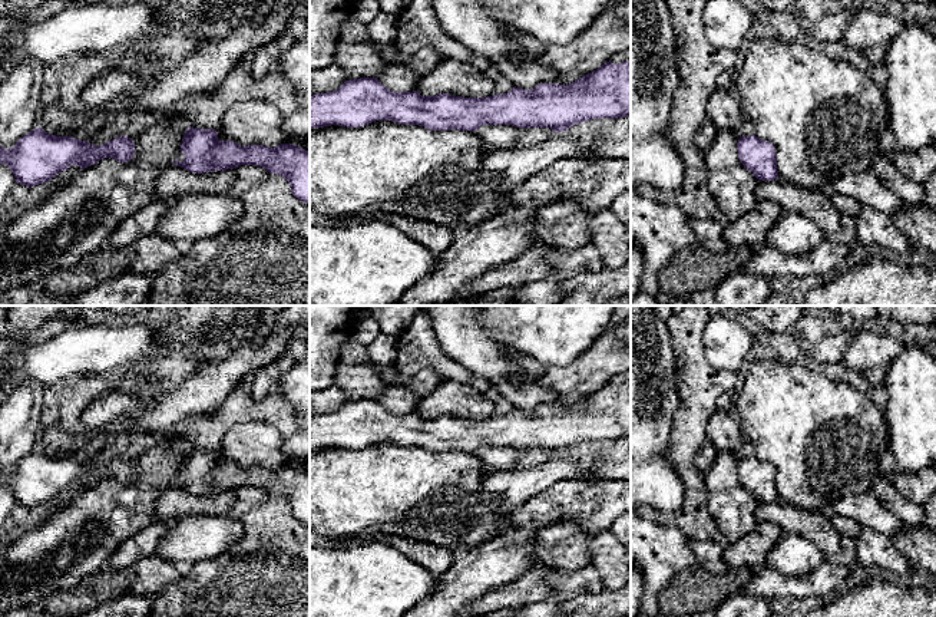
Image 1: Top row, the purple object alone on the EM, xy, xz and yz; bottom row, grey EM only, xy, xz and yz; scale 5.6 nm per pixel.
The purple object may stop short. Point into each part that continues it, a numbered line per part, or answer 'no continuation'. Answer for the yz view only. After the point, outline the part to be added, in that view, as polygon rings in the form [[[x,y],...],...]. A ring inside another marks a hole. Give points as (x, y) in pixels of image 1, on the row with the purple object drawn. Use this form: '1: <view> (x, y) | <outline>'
no continuation

